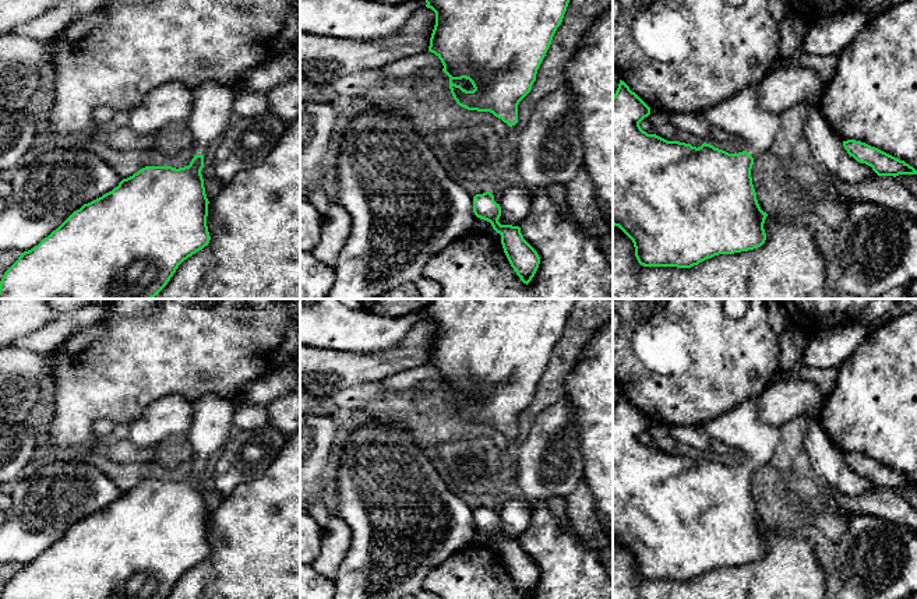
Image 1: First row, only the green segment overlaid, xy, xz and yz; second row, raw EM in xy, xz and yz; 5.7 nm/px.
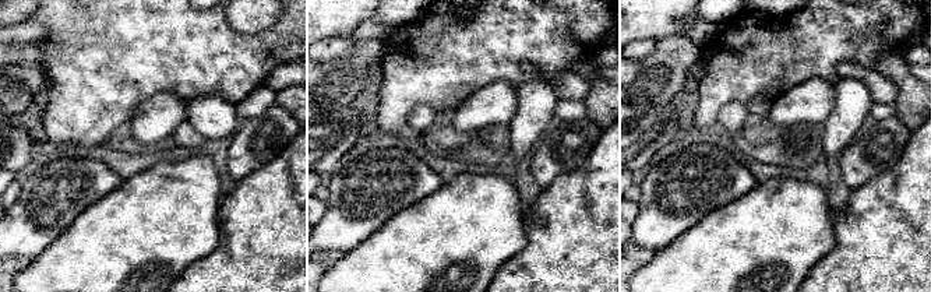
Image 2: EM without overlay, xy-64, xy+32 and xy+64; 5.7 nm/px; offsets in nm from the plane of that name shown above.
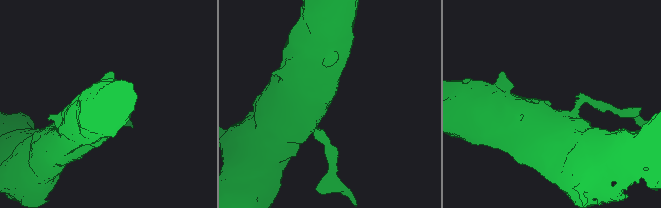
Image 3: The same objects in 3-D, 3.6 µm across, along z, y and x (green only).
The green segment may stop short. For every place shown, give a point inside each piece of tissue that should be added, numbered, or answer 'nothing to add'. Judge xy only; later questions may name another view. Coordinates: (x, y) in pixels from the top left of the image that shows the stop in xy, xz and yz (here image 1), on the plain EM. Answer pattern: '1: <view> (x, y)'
1: xy (211, 426)

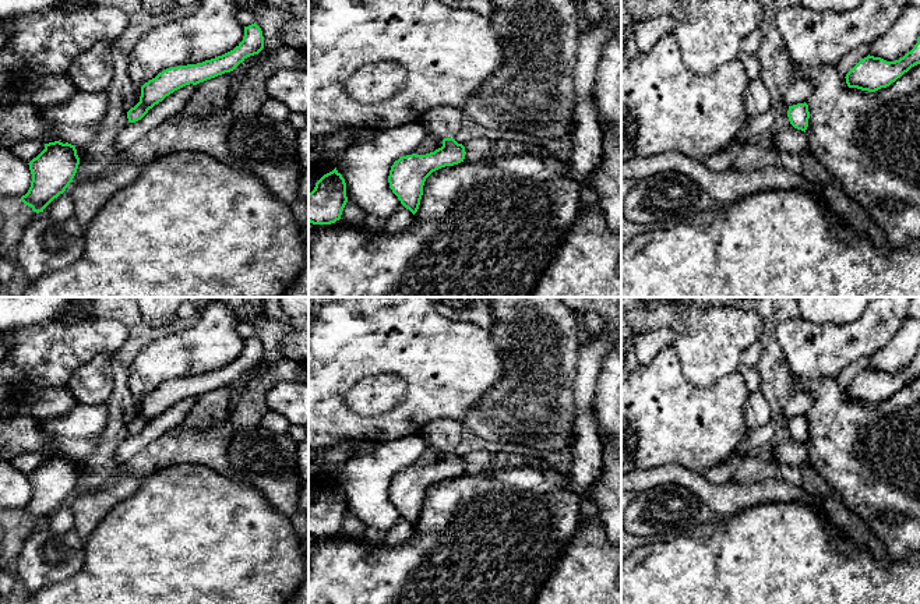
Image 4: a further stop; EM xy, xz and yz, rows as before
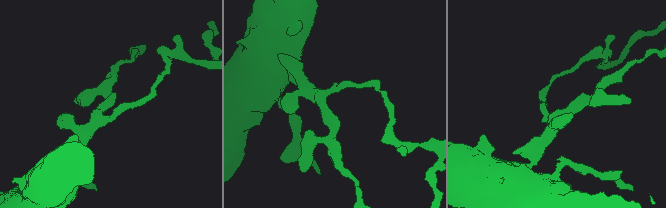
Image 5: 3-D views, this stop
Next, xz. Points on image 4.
1: xz (443, 434)

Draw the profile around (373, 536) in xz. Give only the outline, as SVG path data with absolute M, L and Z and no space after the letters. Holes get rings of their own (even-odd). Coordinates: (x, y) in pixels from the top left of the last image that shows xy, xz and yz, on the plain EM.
M367 527L362 538L369 544L381 545L387 538L387 533L374 527Z

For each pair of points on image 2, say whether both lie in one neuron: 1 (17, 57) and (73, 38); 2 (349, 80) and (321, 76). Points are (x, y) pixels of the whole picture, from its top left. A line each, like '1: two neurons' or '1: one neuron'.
1: two neurons
2: one neuron

